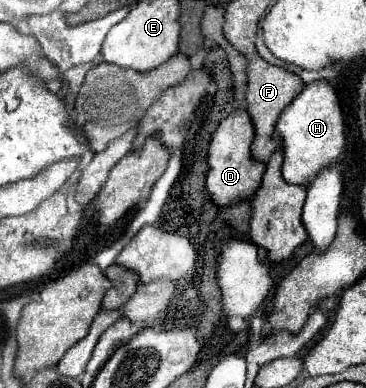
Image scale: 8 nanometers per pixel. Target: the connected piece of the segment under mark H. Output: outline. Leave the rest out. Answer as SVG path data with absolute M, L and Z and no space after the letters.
M317 81L295 97L295 101L281 113L275 137L281 139L283 167L281 175L287 183L309 187L309 183L327 167L339 161L345 147L345 123L335 89L327 81Z

